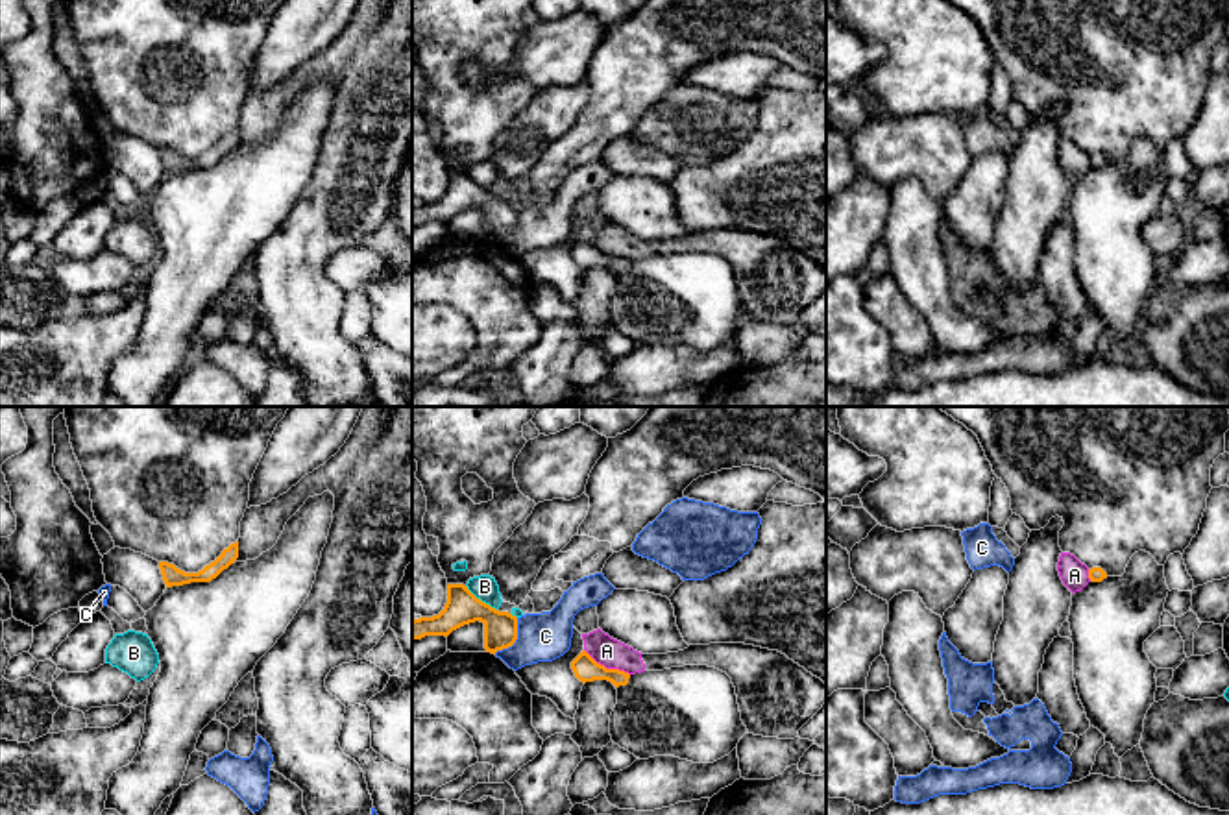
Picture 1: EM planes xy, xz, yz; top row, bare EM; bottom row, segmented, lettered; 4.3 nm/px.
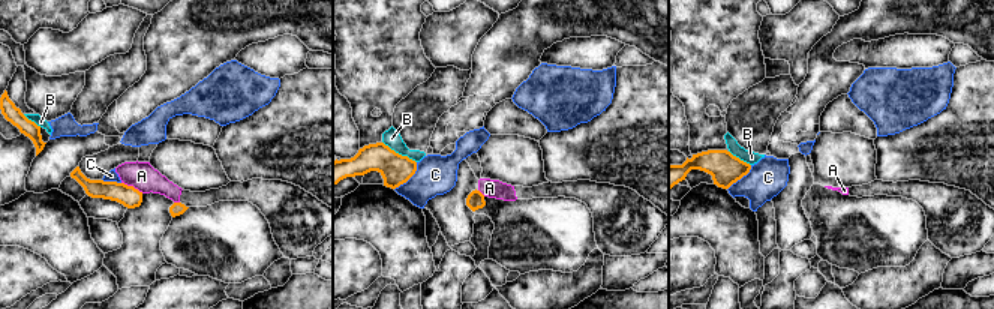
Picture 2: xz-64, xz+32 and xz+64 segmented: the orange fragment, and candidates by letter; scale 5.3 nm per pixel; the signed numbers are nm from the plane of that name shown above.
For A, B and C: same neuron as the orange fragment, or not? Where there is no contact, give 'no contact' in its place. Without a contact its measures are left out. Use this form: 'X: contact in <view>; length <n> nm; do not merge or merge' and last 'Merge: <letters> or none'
A: contact in xz; length 240 nm; do not merge
B: contact in xz; length 180 nm; do not merge
C: contact in xz; length 190 nm; do not merge
Merge: none

